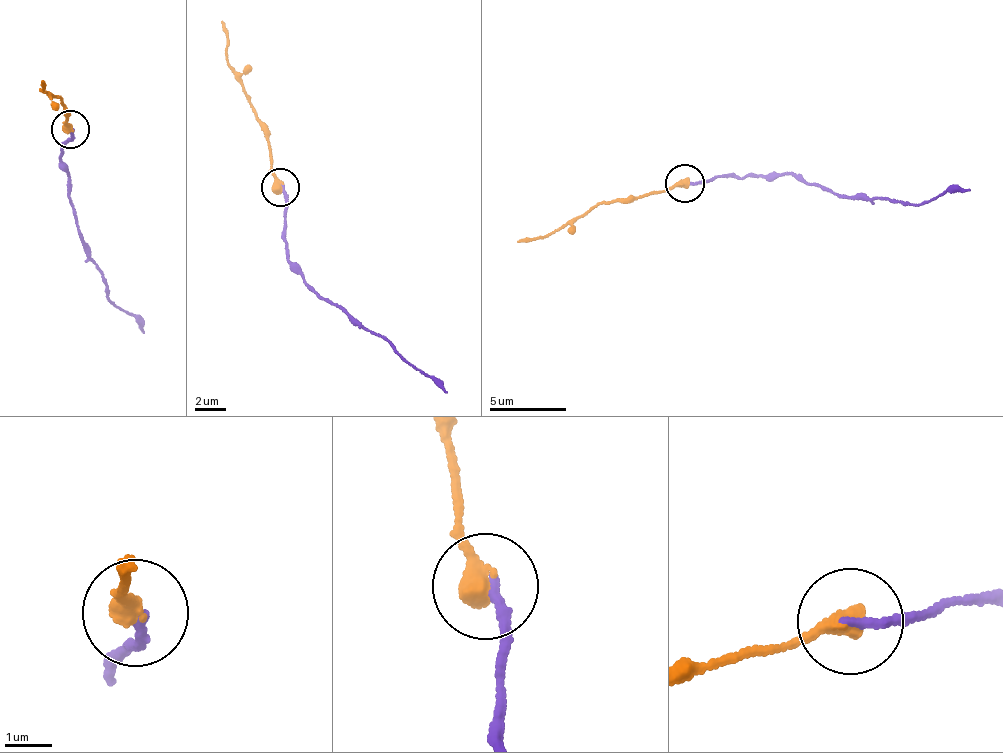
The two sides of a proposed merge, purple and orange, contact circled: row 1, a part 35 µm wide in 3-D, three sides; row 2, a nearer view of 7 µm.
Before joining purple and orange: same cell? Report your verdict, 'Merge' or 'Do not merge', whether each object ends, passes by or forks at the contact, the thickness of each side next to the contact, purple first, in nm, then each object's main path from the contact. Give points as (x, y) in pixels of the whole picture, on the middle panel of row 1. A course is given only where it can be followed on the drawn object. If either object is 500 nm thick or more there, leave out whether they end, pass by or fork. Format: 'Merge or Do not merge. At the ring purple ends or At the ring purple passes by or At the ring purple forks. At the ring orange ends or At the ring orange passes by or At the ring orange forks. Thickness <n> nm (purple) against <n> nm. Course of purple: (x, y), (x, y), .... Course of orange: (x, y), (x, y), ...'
Merge. At the ring purple ends. At the ring orange ends. Thickness 200 nm (purple) against 480 nm. Course of purple: (282, 187), (286, 255), (304, 281), (306, 289), (389, 344), (446, 391). Course of orange: (279, 187), (252, 104), (228, 63), (222, 21)

